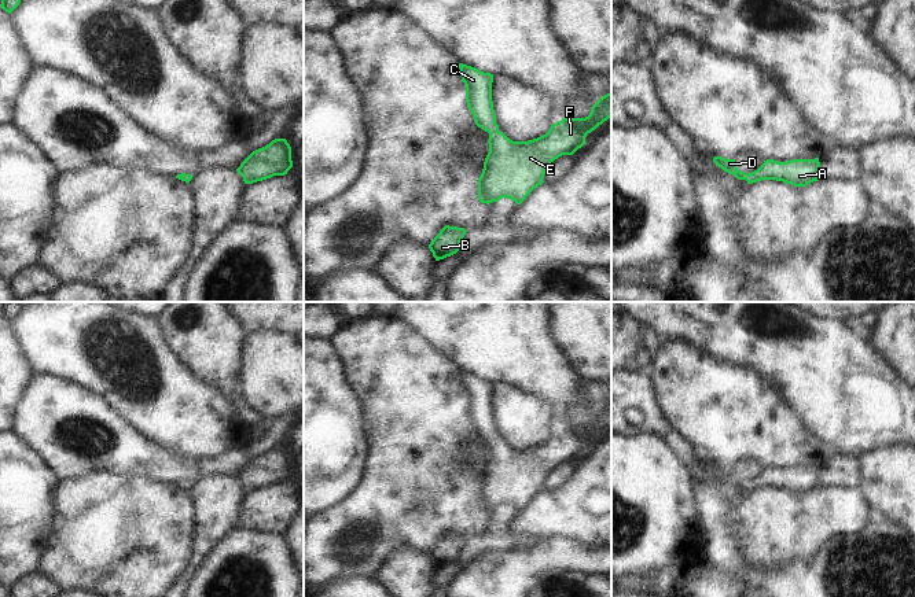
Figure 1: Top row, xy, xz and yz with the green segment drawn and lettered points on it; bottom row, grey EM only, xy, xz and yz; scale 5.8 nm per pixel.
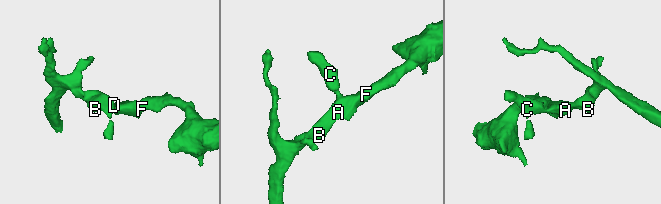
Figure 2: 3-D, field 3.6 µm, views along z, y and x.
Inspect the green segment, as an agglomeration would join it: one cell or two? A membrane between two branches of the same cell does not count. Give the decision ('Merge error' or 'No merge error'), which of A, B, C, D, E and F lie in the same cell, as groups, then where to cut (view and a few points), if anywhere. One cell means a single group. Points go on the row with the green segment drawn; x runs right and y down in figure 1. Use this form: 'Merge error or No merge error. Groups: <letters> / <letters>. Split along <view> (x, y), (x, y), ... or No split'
No merge error. Groups: A B C D E F. No split

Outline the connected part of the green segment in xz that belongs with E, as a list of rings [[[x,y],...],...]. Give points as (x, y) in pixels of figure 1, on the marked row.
[[[459,63],[460,77],[466,85],[466,102],[475,125],[489,133],[489,152],[484,162],[482,173],[478,178],[478,200],[481,203],[499,202],[508,198],[521,204],[526,196],[544,181],[547,167],[562,155],[573,155],[585,144],[588,133],[611,117],[611,92],[602,96],[585,118],[562,118],[552,124],[550,130],[533,140],[512,141],[499,130],[492,102],[493,74],[484,73],[475,67]]]

